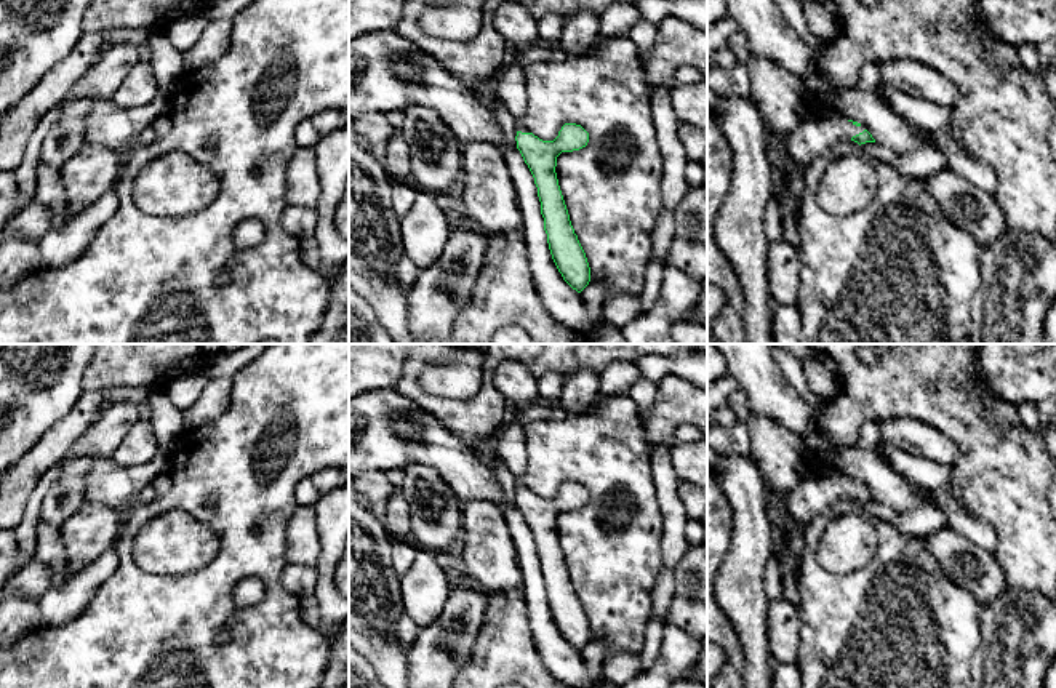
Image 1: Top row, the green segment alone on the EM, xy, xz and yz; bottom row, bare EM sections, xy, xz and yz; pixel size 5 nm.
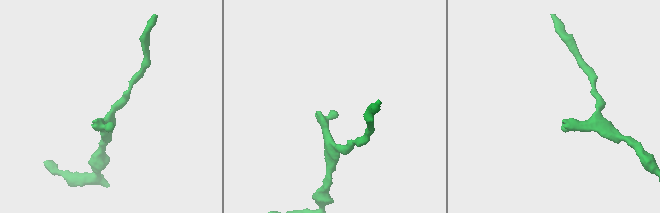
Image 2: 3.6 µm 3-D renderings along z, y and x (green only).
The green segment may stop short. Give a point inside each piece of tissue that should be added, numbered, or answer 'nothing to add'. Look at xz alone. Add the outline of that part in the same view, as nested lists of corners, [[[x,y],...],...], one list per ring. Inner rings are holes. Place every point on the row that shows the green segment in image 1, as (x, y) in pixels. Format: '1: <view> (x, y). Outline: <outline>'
1: xz (509, 88). Outline: [[[512,58],[506,67],[496,75],[490,86],[490,94],[496,98],[514,115],[517,131],[528,133],[523,117],[528,106],[528,90],[525,85],[523,67]]]

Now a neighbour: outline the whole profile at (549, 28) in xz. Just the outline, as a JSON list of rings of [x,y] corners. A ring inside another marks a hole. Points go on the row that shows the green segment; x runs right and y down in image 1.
[[[546,14],[538,19],[538,37],[544,43],[558,43],[565,18],[558,14]]]

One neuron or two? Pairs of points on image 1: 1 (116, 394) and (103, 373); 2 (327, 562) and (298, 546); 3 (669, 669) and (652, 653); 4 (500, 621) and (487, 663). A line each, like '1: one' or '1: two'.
1: two
2: two
3: two
4: one

